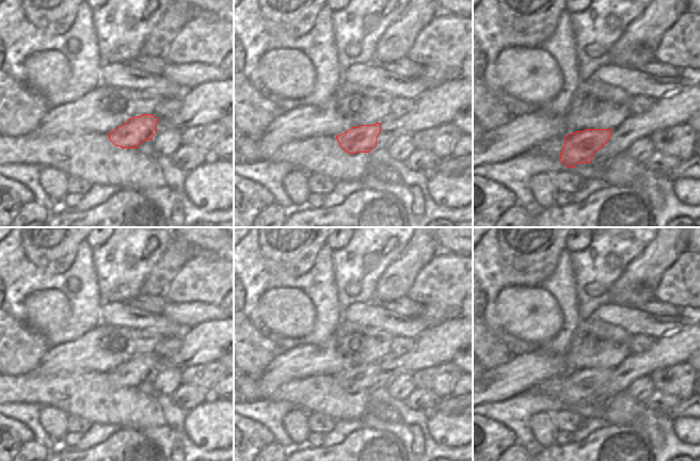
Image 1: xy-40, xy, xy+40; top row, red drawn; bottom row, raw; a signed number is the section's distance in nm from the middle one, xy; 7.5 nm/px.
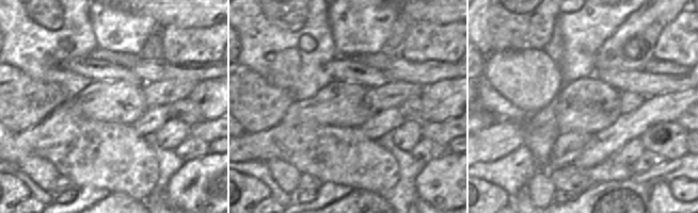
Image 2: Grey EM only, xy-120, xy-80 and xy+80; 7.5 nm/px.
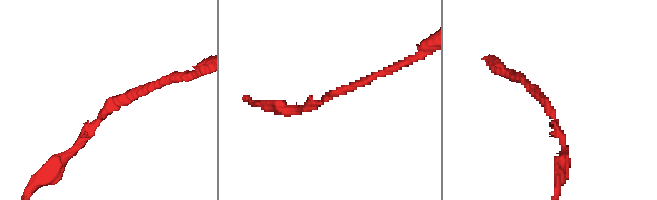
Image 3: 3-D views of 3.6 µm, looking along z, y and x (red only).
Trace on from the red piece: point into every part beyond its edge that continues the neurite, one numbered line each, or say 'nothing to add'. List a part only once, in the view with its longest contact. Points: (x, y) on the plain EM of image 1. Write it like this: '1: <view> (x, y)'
nothing to add.

